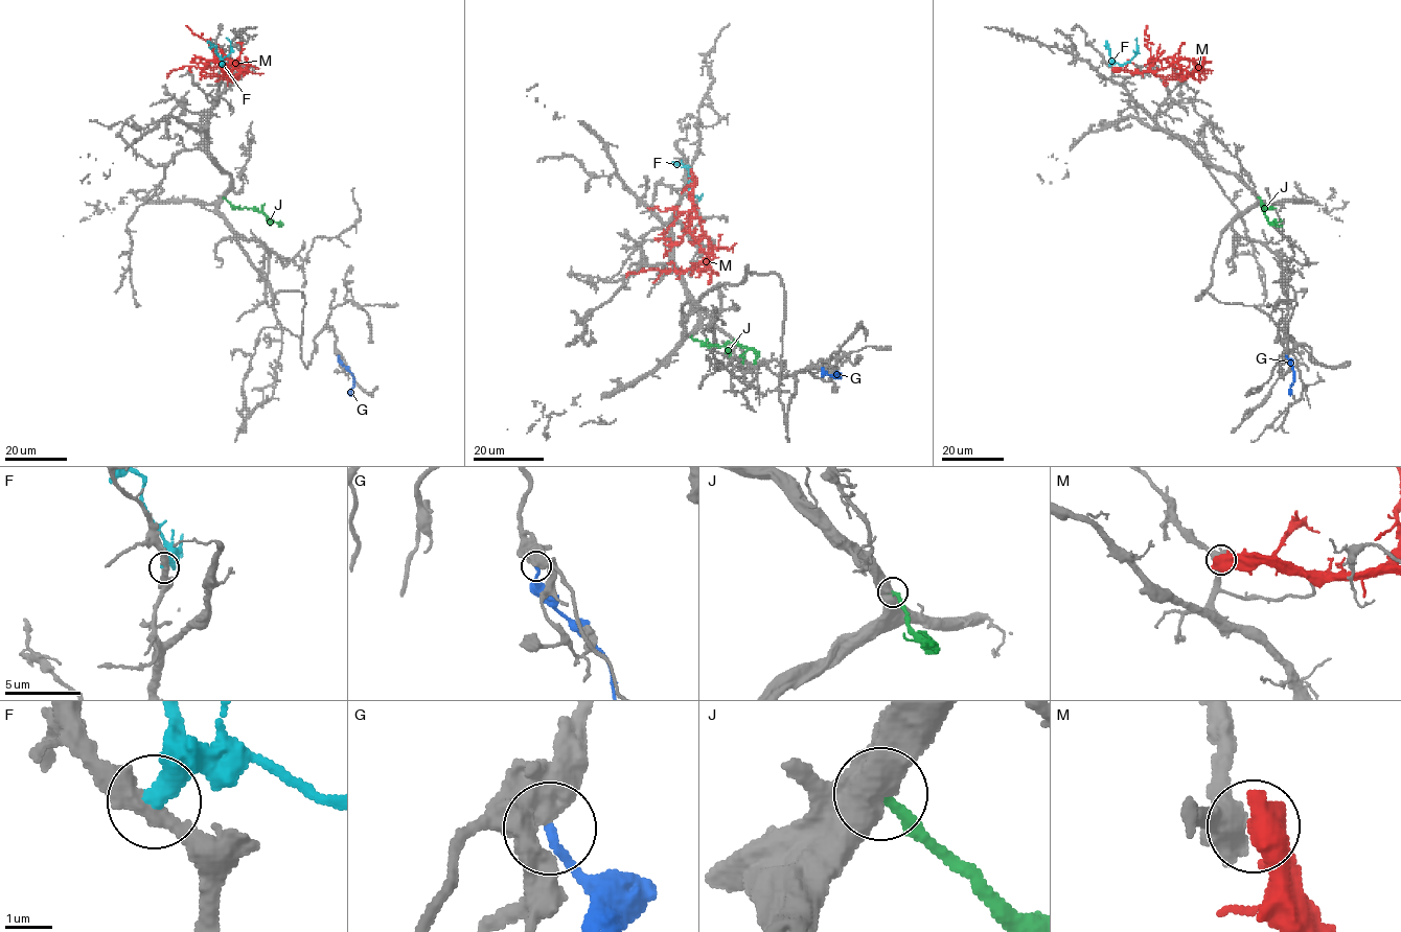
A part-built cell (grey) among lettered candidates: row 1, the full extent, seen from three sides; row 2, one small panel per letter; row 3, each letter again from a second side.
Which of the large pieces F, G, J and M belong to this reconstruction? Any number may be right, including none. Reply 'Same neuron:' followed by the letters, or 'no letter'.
Same neuron: J

